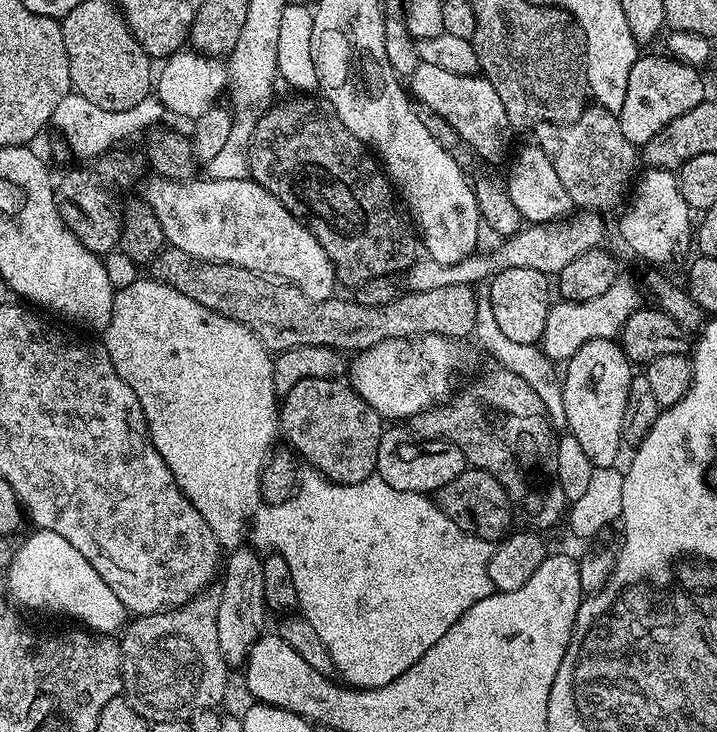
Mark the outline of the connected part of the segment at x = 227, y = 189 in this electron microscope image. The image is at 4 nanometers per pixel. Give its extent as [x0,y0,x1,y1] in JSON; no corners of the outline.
[142,174,338,300]

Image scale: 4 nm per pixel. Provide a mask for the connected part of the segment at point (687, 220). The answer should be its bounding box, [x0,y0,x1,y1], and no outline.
[620,168,694,266]

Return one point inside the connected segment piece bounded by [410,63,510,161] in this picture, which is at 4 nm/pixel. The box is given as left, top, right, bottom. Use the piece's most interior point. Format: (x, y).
(471, 105)

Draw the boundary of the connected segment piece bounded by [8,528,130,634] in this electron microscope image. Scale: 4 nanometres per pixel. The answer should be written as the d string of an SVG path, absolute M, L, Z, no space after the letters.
M45 528L32 530L13 554L8 564L8 592L21 609L33 608L36 612L69 616L72 622L97 634L119 633L130 616L118 594L106 586L102 574L98 574L98 570L94 570L94 566L62 538L62 534L54 534Z

